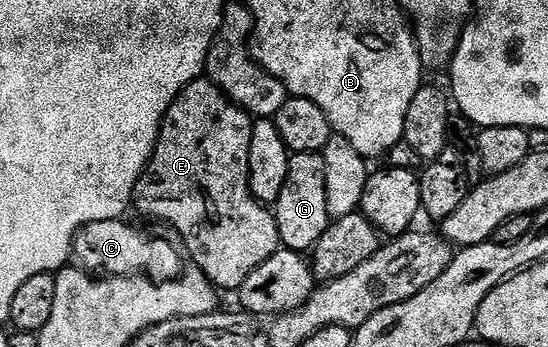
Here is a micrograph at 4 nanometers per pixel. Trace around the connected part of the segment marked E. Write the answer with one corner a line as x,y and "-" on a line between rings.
199,78
173,100
159,129
153,156
137,180
133,195
133,210
172,226
187,245
186,257
191,257
200,272
223,292
238,291
250,274
281,248
274,213
258,202
249,188
249,140
253,140
252,115
231,101
210,78

